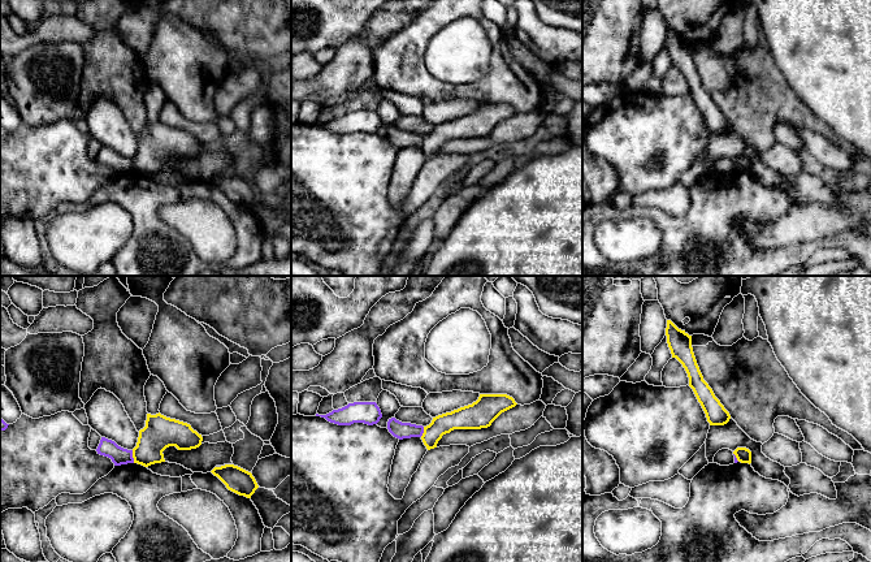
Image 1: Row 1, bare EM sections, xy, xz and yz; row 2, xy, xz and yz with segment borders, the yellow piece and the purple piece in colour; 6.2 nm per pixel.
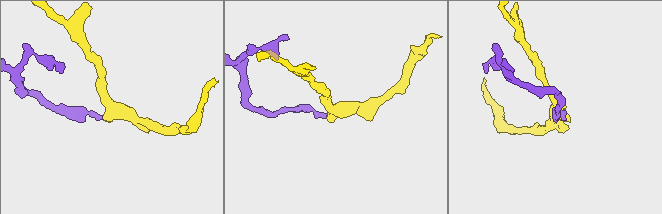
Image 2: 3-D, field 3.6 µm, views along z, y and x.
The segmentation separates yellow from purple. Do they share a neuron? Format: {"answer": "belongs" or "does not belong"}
{"answer": "does not belong"}

